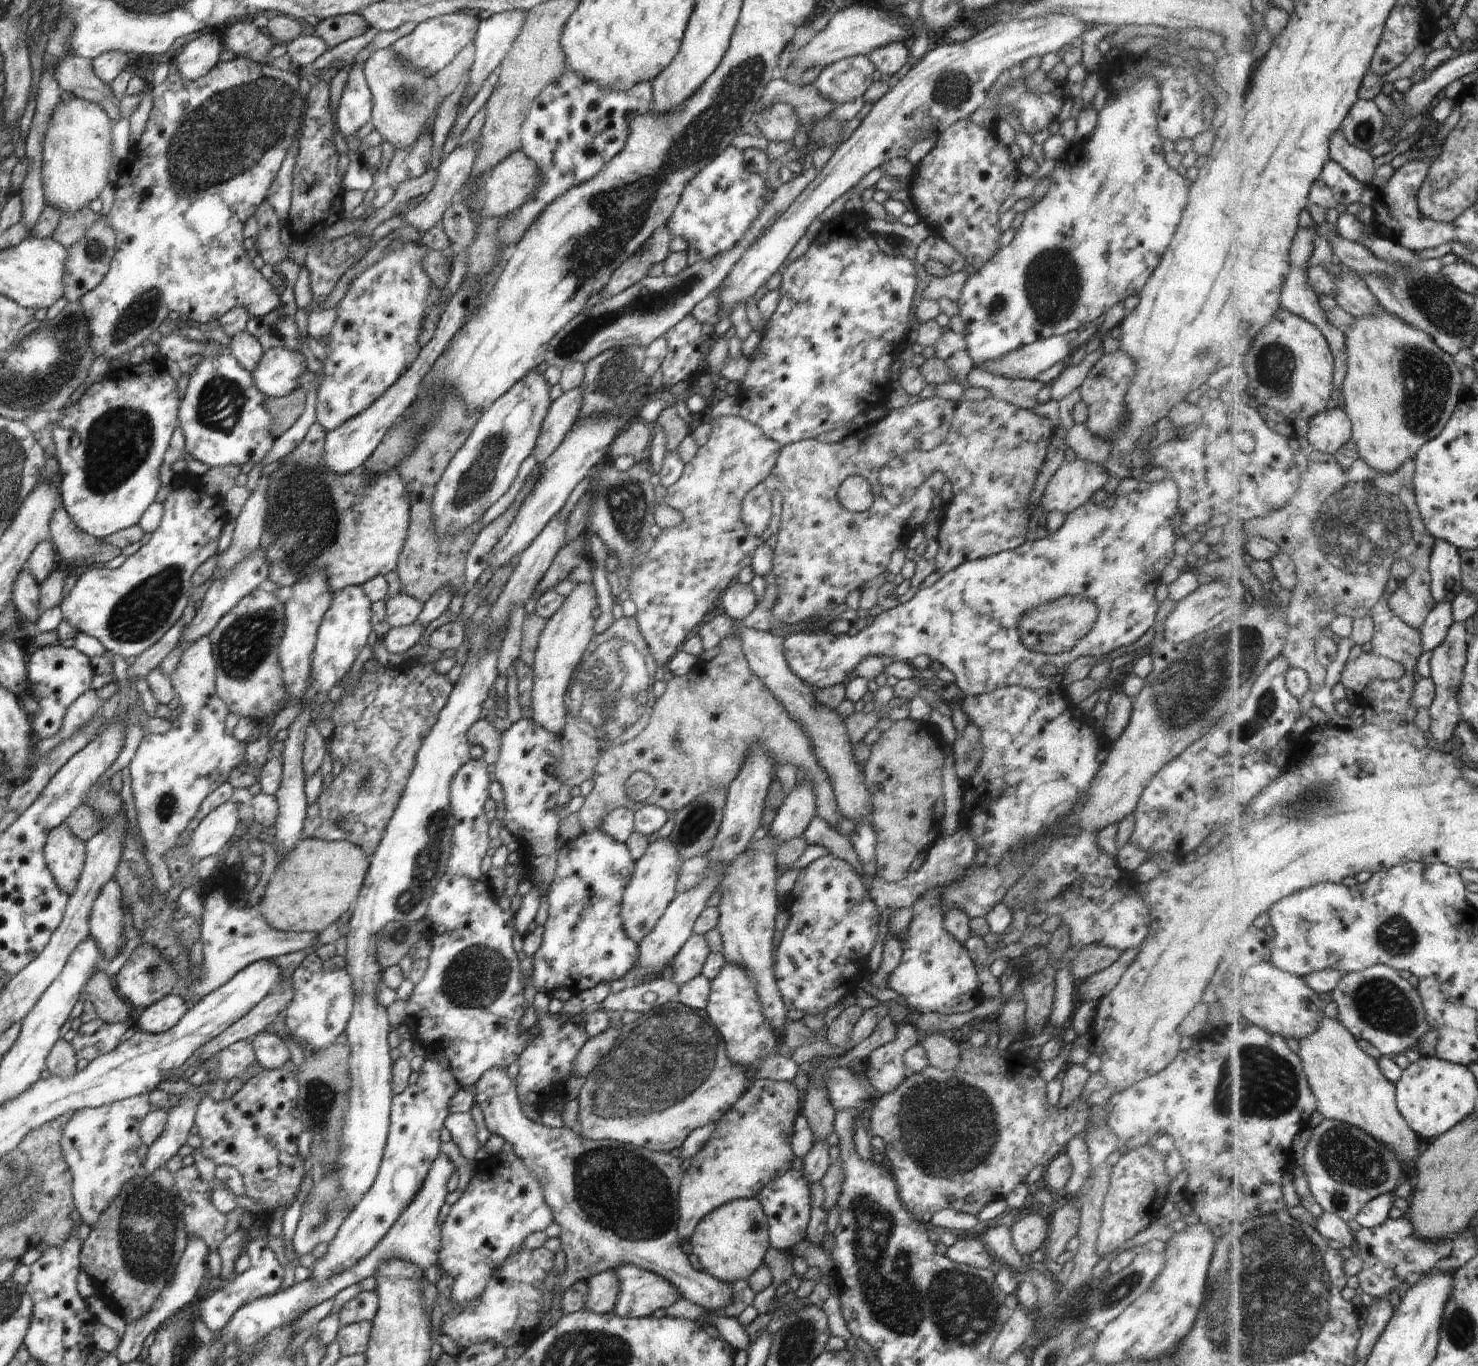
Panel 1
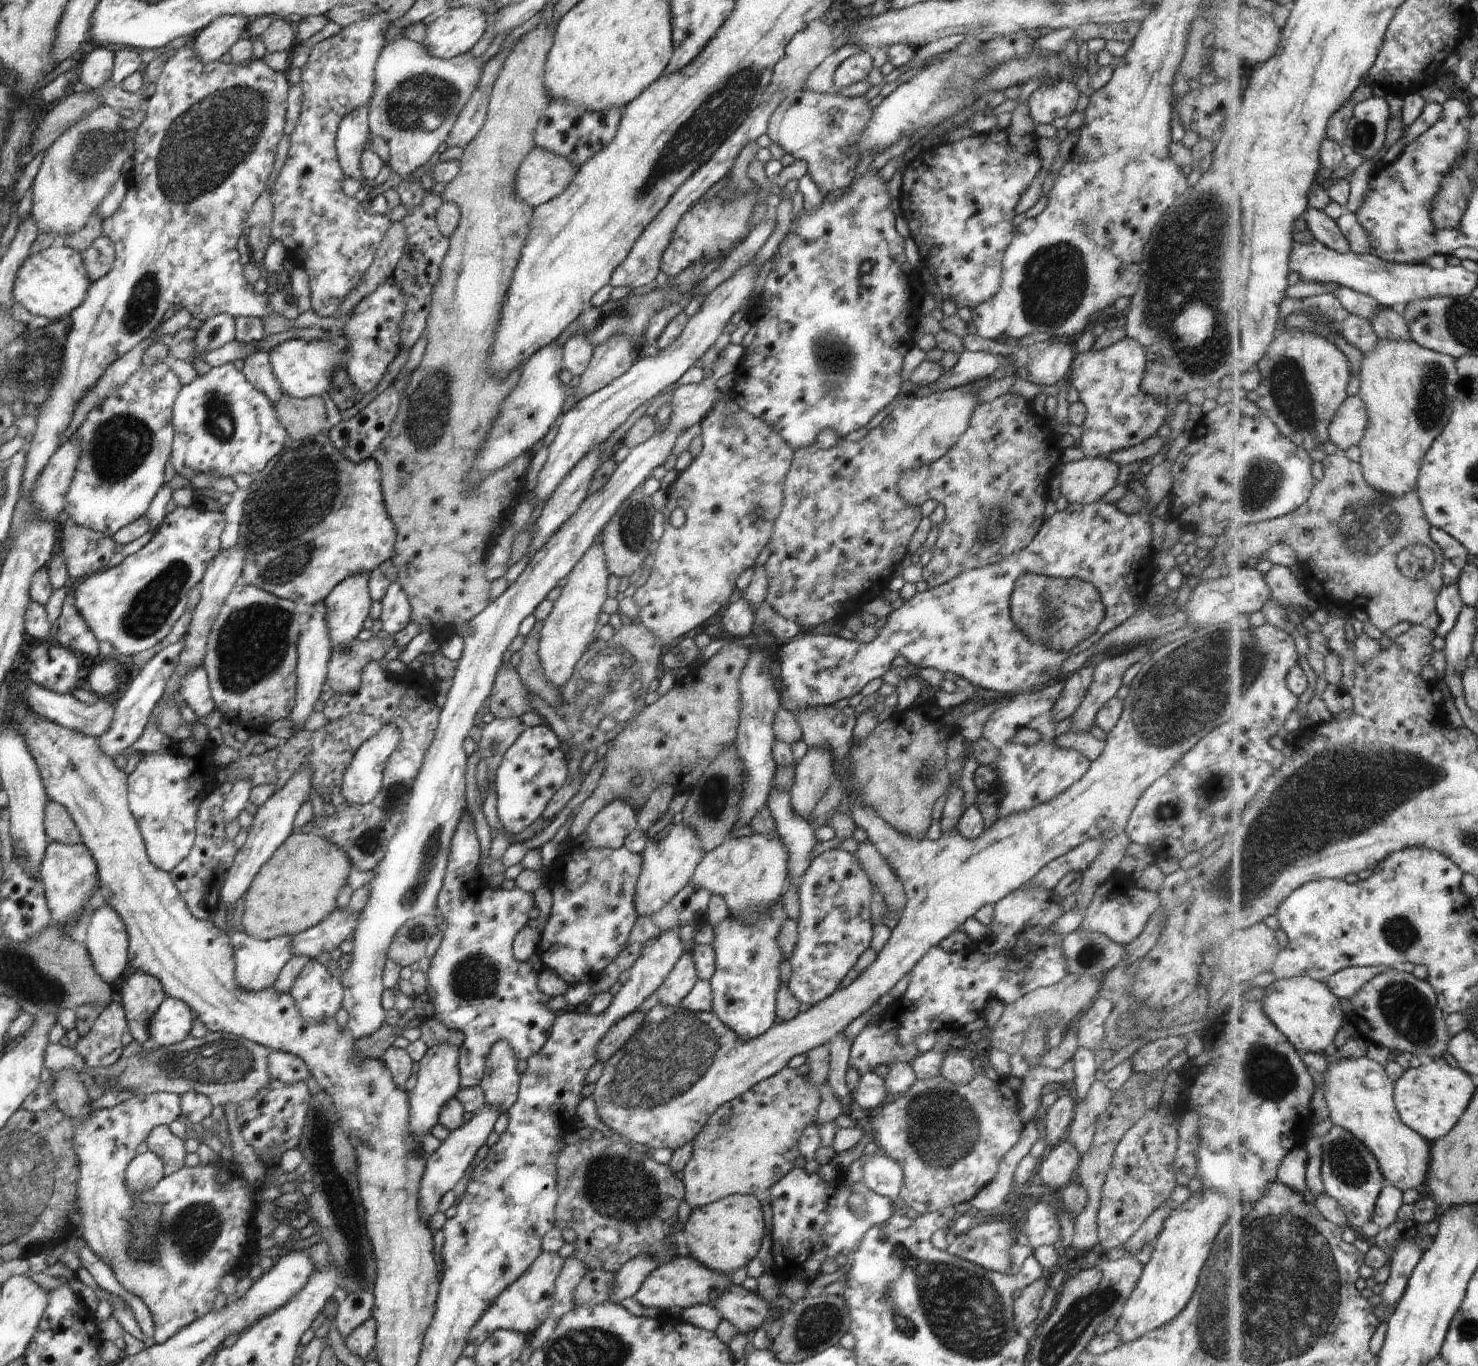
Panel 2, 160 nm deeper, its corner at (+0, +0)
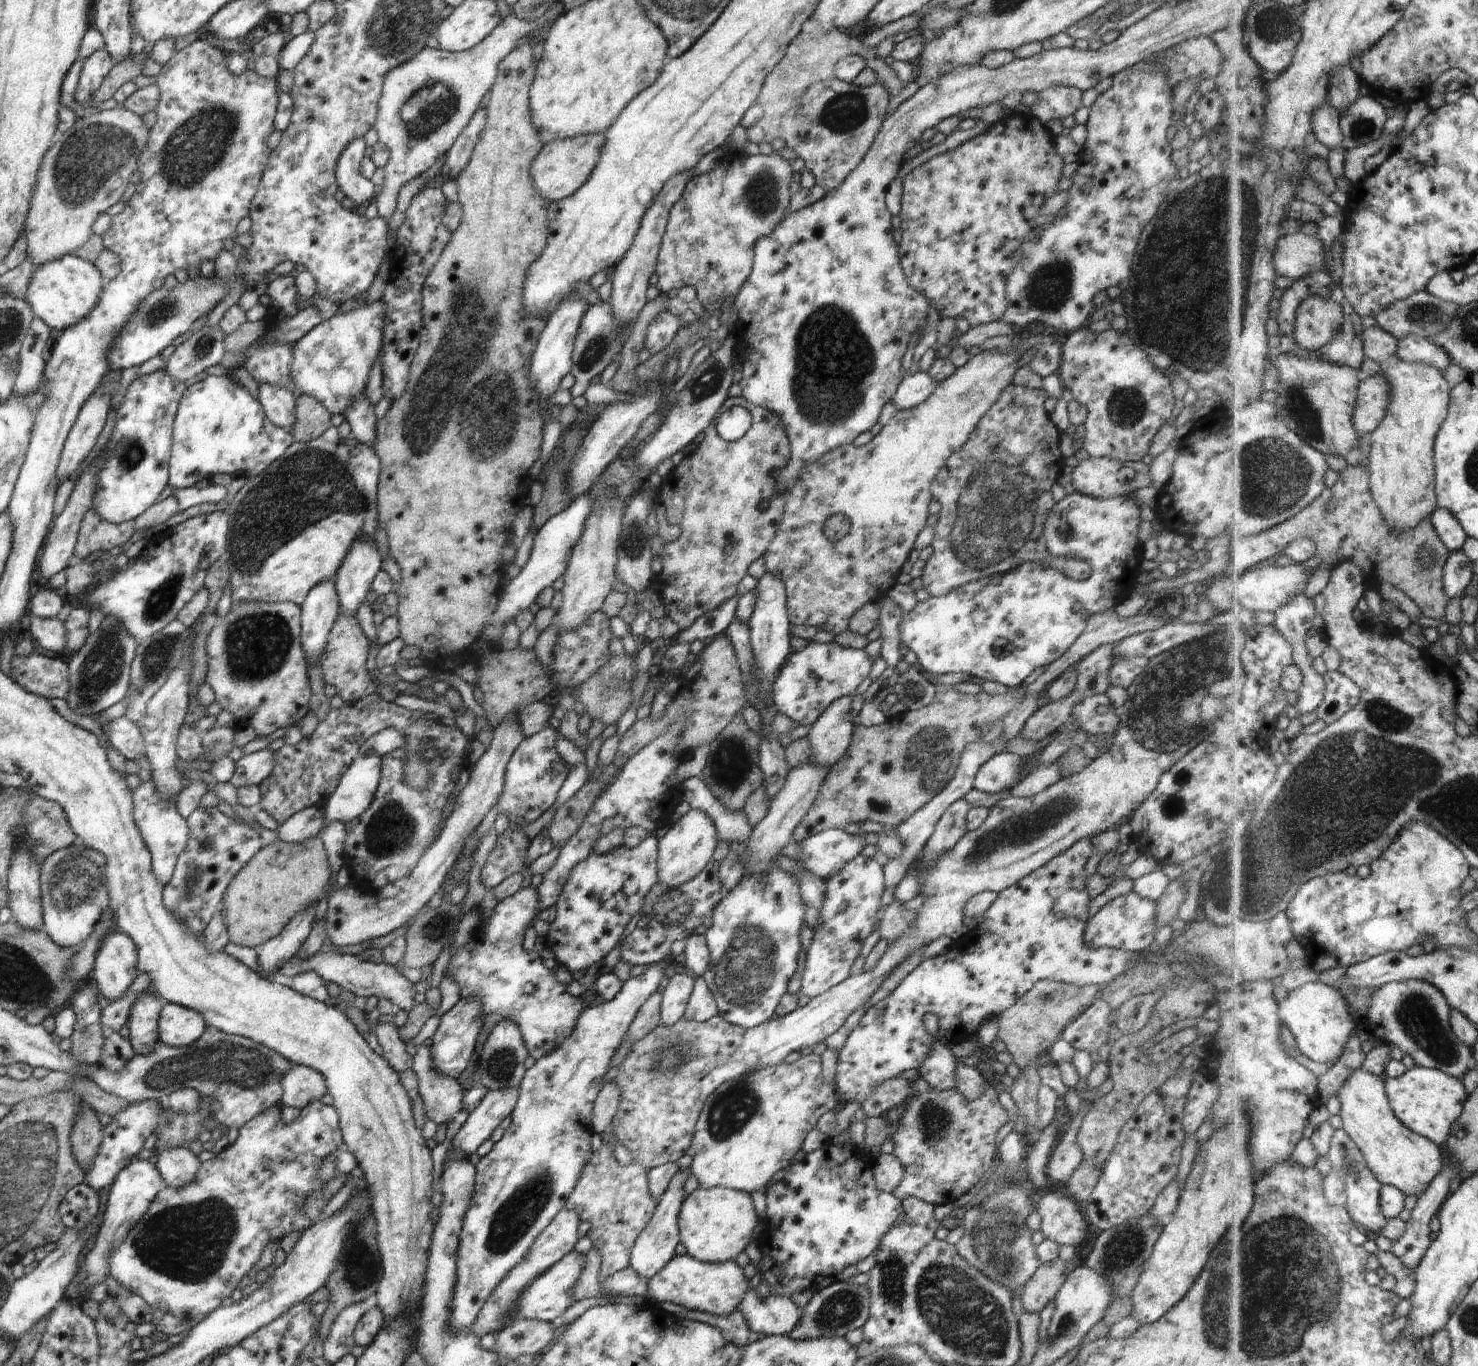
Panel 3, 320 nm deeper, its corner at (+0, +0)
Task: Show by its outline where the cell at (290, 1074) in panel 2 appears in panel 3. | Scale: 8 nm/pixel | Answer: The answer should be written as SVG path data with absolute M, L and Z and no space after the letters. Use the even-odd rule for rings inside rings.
M292 1062L288 1072L280 1080L282 1085L281 1106L302 1109L314 1100L320 1101L327 1093L326 1082L319 1072L300 1063Z

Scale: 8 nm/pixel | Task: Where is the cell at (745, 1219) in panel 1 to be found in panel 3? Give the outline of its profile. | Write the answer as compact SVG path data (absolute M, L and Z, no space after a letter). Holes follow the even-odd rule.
M702 1188L692 1192L682 1201L678 1228L680 1242L688 1255L710 1264L734 1262L737 1256L748 1248L748 1242L755 1238L754 1230L758 1222L754 1202L750 1193L732 1188Z

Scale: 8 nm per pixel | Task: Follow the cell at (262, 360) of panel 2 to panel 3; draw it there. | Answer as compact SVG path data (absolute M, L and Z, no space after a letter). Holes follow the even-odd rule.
M266 383L259 385L259 397L268 420L271 420L278 428L290 432L295 425L295 408L298 397L290 394L285 388Z

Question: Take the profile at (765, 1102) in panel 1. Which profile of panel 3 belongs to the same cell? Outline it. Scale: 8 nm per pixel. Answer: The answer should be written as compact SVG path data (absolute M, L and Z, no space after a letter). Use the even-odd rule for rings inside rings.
M816 1053L810 1055L803 1055L794 1064L786 1064L786 1061L776 1064L776 1066L766 1066L766 1068L760 1068L758 1072L750 1072L750 1074L744 1074L742 1078L734 1080L734 1082L726 1082L718 1086L716 1092L712 1092L708 1098L706 1098L706 1104L704 1104L704 1110L698 1118L698 1122L695 1126L695 1131L691 1140L692 1163L689 1166L690 1176L694 1176L702 1188L718 1188L726 1187L732 1188L732 1190L740 1190L740 1192L746 1192L752 1194L752 1192L758 1191L761 1187L767 1186L772 1180L774 1174L781 1169L787 1169L792 1163L791 1160L802 1149L804 1140L817 1126L818 1119L825 1113L837 1110L839 1108L838 1092L835 1091L835 1086L826 1084L821 1072L821 1058Z

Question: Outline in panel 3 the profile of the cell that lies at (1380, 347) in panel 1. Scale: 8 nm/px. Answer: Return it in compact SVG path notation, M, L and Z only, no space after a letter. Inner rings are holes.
M1395 357L1382 367L1393 386L1393 401L1386 420L1371 436L1371 489L1387 521L1413 531L1439 509L1435 446L1451 409L1452 388L1446 374L1426 363L1409 363Z

